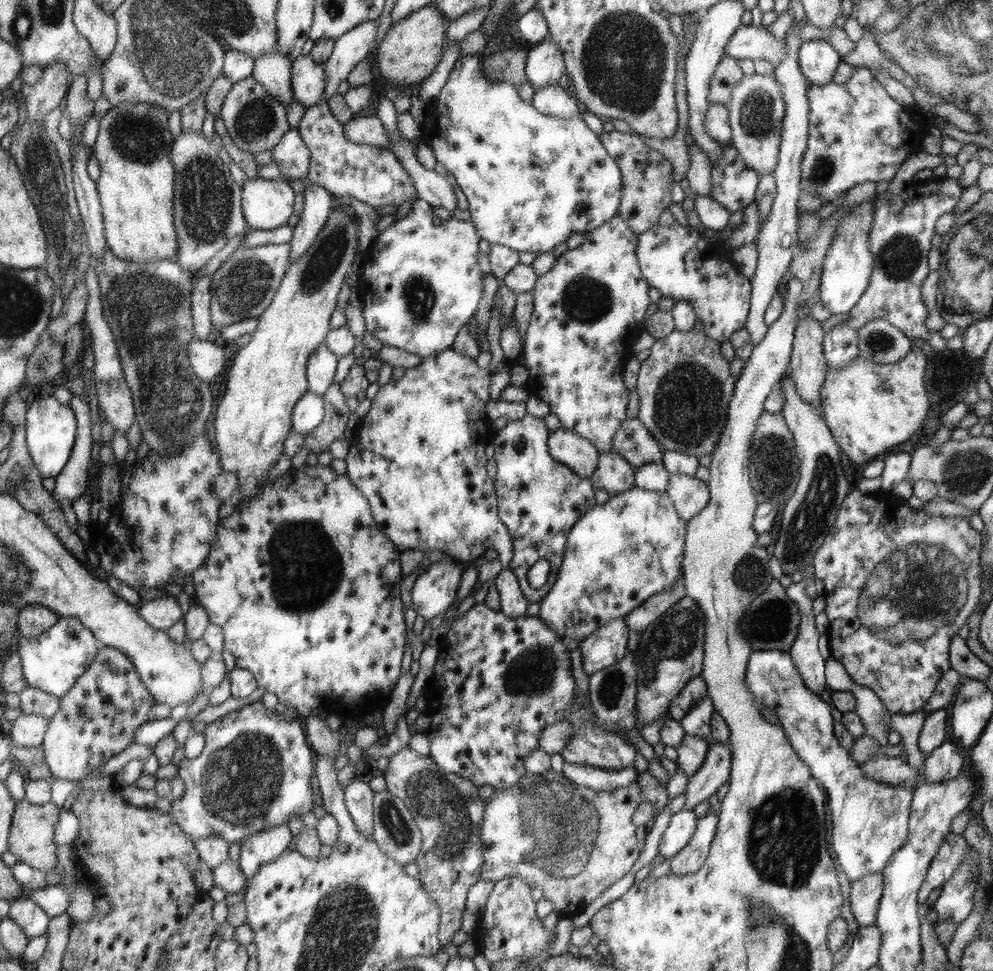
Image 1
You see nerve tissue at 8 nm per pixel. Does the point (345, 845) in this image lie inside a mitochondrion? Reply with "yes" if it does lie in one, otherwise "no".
no

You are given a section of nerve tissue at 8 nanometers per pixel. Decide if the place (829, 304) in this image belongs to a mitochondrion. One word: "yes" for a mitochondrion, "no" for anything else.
no

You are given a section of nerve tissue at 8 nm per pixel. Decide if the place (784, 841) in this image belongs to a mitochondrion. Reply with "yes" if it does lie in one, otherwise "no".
yes

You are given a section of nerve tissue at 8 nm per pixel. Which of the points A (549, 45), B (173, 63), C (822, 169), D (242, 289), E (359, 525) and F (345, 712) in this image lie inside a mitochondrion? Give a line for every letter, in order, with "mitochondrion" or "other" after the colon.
A: other
B: mitochondrion
C: mitochondrion
D: mitochondrion
E: other
F: other

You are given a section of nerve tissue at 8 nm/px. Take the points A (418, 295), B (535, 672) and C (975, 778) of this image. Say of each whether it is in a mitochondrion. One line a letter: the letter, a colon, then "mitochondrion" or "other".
A: mitochondrion
B: mitochondrion
C: other

